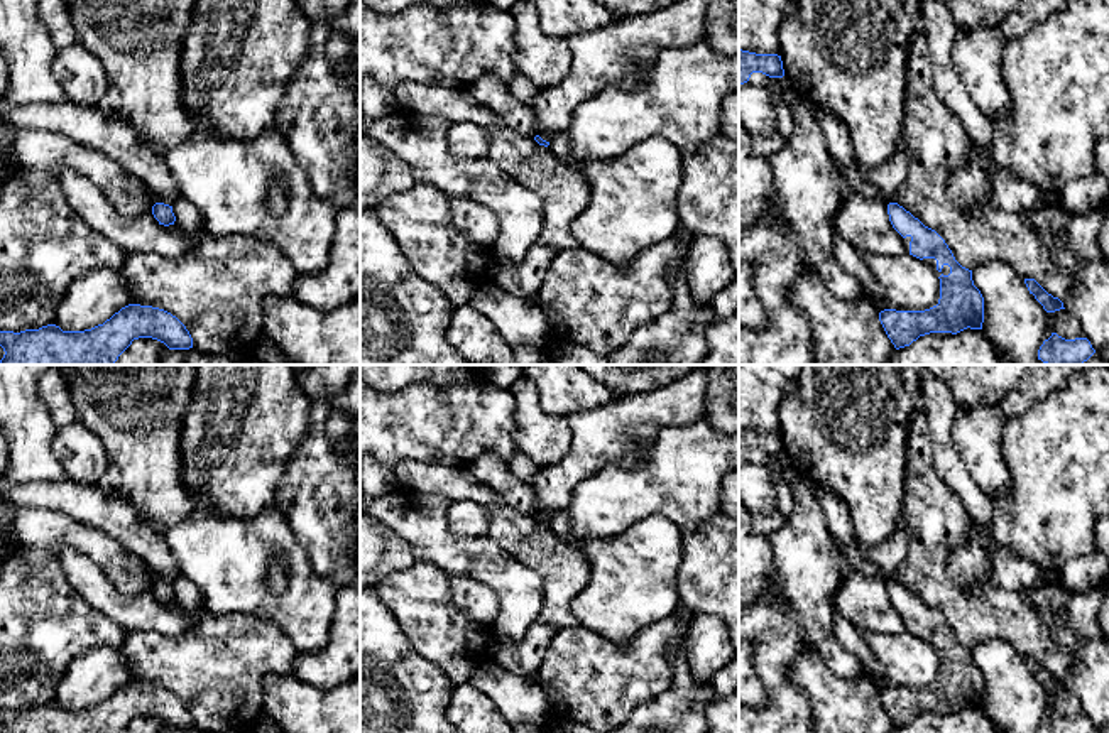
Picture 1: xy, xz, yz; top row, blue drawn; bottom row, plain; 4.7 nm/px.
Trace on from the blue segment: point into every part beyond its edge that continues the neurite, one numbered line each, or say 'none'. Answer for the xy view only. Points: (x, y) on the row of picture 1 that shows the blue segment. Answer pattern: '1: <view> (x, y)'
none

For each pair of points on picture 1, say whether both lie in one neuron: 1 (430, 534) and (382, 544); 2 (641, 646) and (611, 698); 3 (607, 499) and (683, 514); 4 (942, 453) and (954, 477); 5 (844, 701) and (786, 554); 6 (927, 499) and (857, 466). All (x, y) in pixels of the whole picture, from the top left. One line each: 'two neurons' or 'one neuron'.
1: two neurons
2: one neuron
3: one neuron
4: one neuron
5: two neurons
6: two neurons

